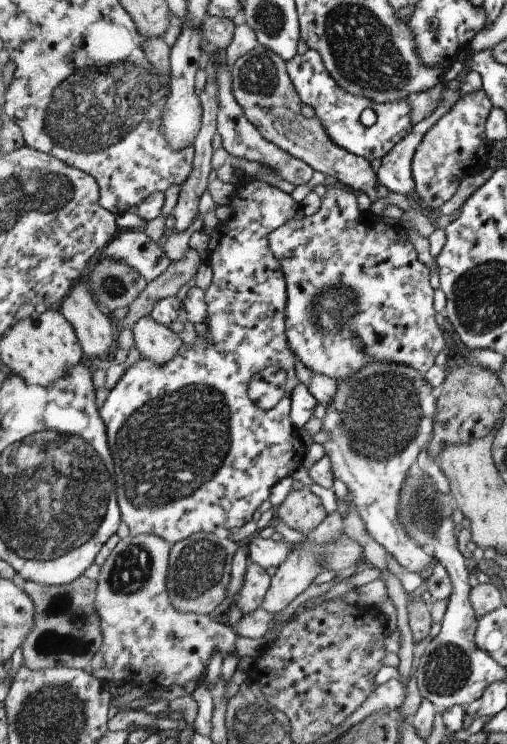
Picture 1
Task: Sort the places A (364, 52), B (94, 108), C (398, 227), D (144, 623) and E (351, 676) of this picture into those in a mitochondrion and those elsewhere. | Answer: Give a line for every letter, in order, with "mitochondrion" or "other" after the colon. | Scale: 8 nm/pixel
A: mitochondrion
B: mitochondrion
C: other
D: other
E: other

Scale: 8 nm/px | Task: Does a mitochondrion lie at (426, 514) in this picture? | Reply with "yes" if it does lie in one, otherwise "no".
yes

